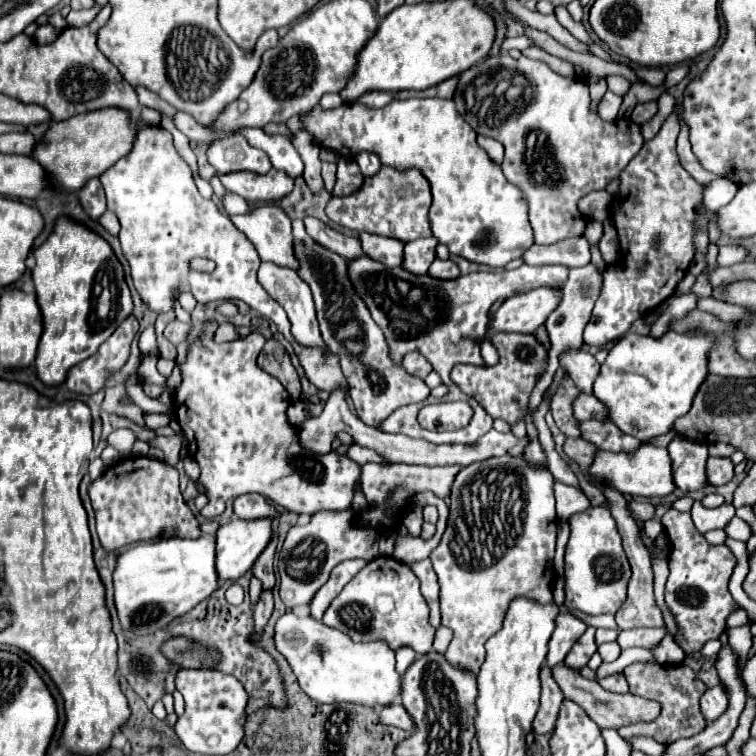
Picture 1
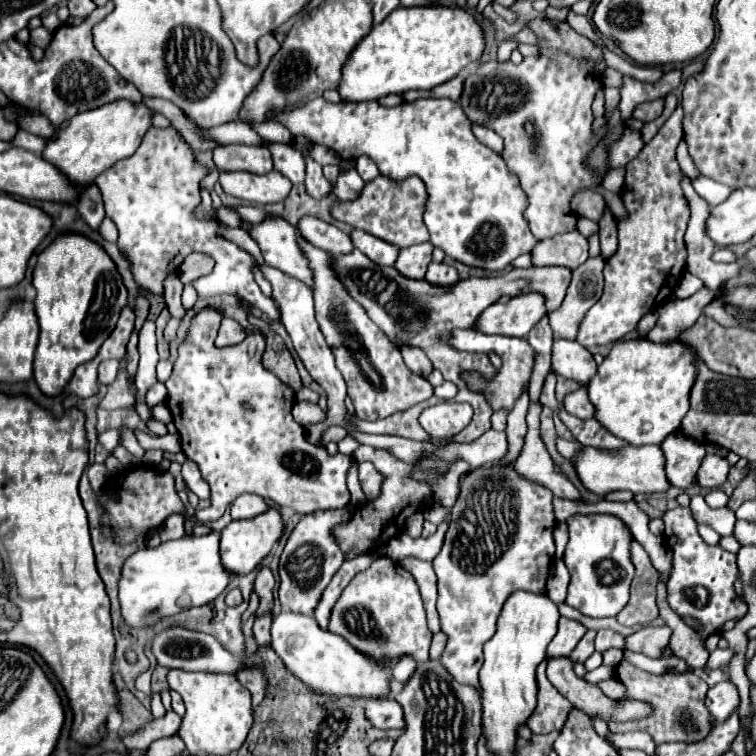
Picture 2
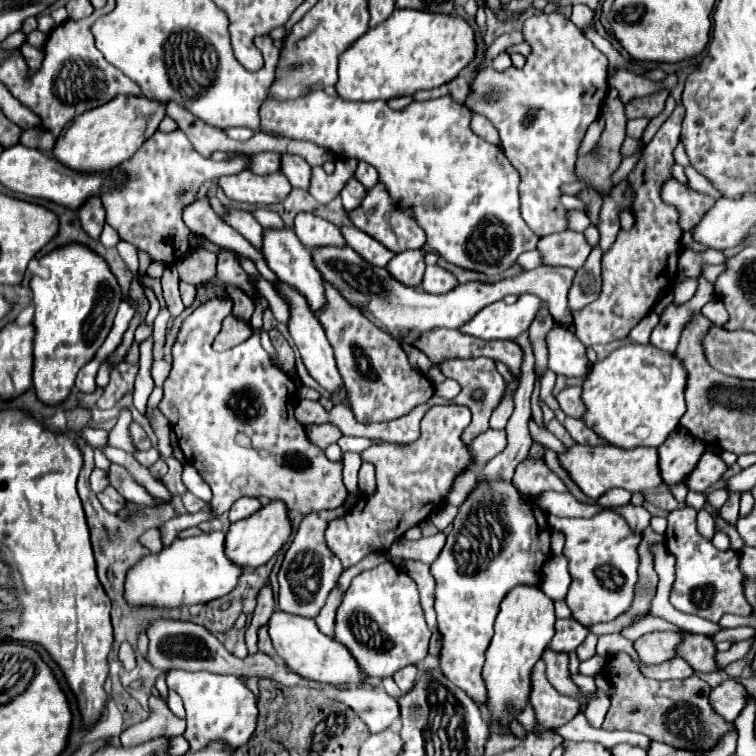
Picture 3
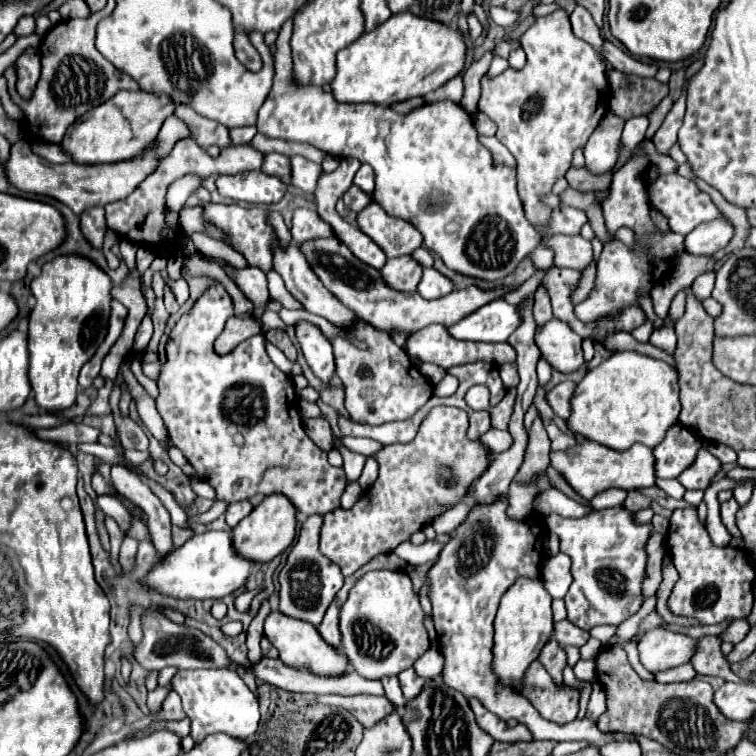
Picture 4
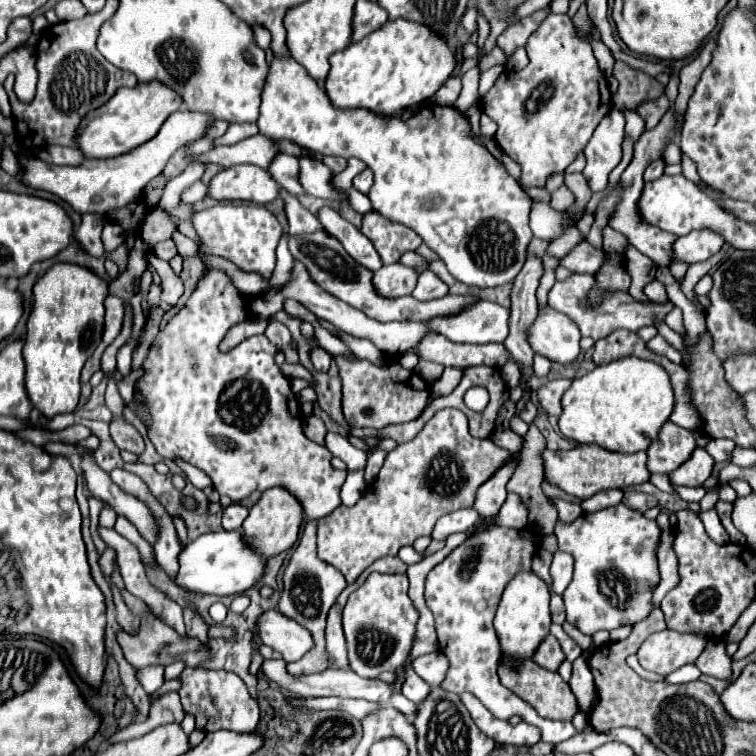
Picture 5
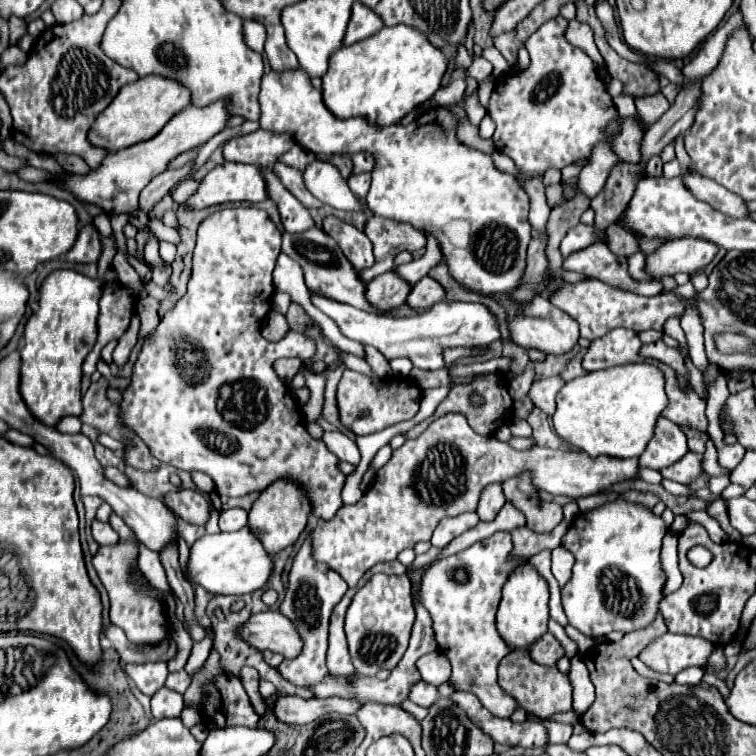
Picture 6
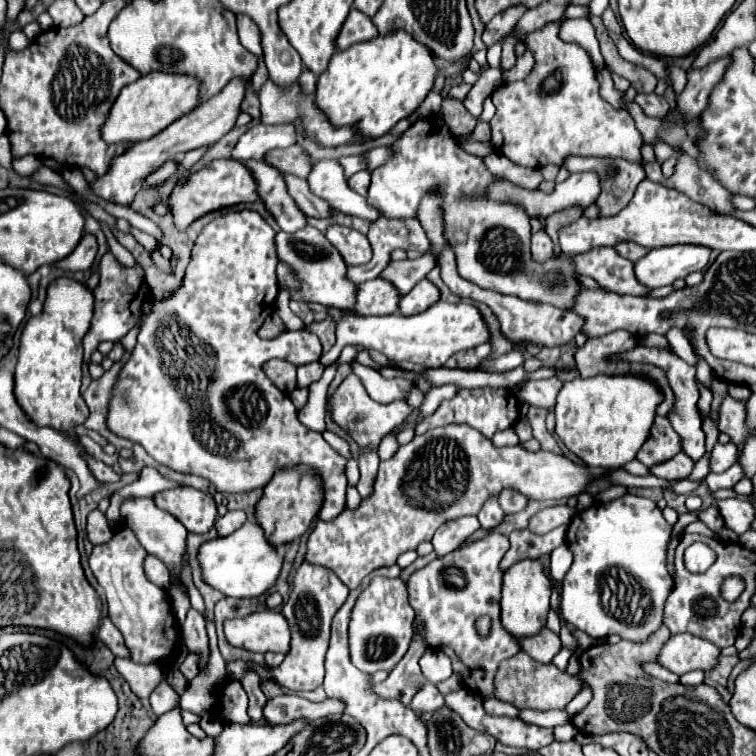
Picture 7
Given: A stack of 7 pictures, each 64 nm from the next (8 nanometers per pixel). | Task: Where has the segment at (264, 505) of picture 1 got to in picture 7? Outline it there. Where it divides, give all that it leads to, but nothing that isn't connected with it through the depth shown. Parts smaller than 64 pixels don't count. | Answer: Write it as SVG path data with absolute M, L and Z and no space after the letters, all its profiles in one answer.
M230 510L226 516L220 516L214 526L218 530L218 536L230 536L244 522L246 522L246 512L242 512L242 510Z

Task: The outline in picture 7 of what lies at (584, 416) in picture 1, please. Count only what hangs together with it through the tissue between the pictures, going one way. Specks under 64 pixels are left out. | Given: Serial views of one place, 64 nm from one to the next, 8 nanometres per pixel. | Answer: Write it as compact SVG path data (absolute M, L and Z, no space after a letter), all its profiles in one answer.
M558 378L530 380L520 388L518 398L520 398L520 402L526 402L530 406L550 408L556 404L556 396L558 396L560 388L562 388L562 382Z

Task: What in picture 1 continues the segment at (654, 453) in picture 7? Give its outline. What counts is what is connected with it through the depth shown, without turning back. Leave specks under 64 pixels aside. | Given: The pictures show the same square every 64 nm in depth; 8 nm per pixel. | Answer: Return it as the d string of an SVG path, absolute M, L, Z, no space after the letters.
M674 436L668 444L668 454L672 460L672 476L682 492L700 490L706 486L706 444Z

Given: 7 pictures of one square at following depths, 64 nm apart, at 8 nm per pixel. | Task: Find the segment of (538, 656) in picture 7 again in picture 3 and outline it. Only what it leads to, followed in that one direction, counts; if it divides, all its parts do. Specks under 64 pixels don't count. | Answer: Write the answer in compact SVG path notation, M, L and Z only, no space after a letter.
M546 648L542 660L546 662L546 676L548 676L548 680L554 684L554 688L556 688L560 694L572 696L572 698L576 698L578 702L590 702L590 700L592 700L592 694L590 694L588 698L582 698L578 686L570 680L568 654L550 652L550 648Z

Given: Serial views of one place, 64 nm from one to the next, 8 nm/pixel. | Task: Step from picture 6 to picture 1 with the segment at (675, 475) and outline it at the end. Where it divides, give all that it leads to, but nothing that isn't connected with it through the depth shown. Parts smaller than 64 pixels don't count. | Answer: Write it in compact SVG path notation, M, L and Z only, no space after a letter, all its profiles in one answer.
M710 458L708 460L708 484L722 486L734 476L734 464L730 458Z

